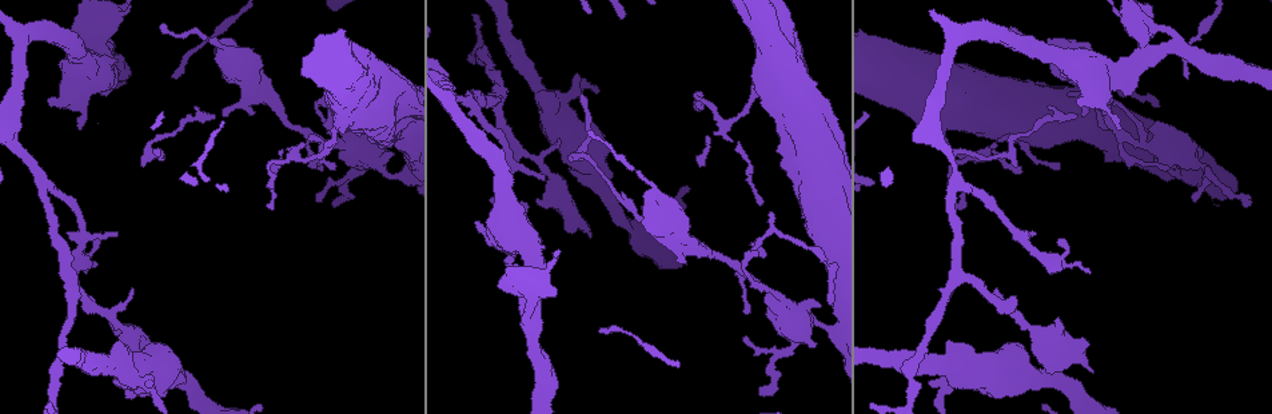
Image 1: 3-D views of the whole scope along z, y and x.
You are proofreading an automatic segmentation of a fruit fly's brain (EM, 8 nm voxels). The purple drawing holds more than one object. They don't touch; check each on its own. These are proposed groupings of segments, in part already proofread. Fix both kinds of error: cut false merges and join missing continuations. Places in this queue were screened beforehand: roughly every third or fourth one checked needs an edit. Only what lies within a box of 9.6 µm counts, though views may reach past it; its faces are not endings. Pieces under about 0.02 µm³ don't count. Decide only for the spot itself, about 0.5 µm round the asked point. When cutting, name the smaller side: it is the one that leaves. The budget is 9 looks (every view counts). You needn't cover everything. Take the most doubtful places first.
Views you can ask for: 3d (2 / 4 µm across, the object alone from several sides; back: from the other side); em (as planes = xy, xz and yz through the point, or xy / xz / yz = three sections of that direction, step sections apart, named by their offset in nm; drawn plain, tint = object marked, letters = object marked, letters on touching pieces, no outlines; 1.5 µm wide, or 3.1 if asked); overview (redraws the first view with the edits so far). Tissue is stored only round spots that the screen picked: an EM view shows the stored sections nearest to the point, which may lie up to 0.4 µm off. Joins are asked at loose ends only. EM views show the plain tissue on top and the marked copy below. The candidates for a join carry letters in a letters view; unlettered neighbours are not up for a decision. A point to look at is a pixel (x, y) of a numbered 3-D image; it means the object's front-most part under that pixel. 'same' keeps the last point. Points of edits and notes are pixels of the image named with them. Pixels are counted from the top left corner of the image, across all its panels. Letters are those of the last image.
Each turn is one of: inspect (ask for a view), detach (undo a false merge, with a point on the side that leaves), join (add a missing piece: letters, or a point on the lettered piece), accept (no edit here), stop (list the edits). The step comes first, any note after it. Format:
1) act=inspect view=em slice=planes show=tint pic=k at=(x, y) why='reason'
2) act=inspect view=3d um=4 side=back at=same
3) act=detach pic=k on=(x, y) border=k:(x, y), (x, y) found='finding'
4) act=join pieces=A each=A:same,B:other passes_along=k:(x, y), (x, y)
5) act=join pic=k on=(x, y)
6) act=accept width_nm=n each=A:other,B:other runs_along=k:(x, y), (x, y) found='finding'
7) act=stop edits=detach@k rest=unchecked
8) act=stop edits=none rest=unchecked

act=inspect view=3d um=4 pic=1 at=(86, 273) why='an open end'

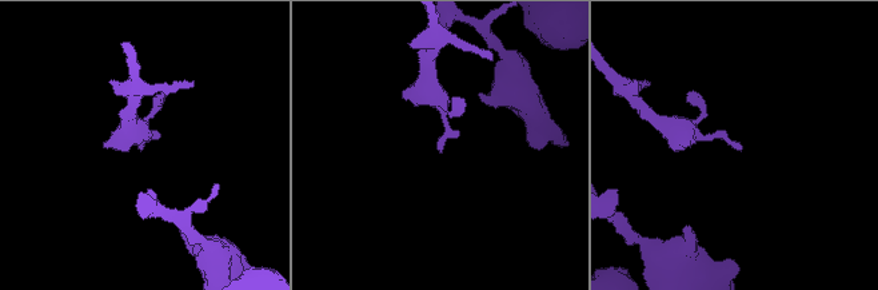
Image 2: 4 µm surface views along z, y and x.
act=inspect view=em slice=planes show=letters pic=2 at=(141, 147)

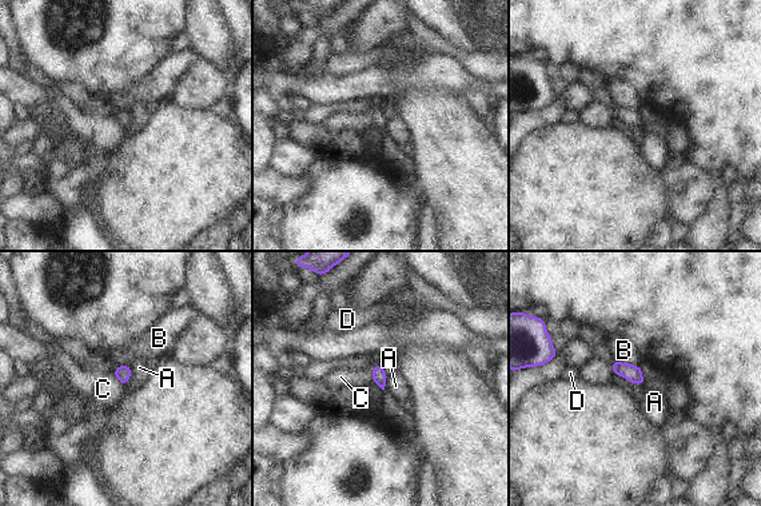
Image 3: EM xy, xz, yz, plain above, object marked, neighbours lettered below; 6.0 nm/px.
act=accept longest_contact=B:180nm each=A:other,B:other,C:other,D:other border=3:(128, 365), (131, 377), (126, 385) found='no lettered piece goes on from it'

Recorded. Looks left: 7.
act=inspect view=em slice=planes show=letters pic=1 at=(160, 25) why='tapers out'

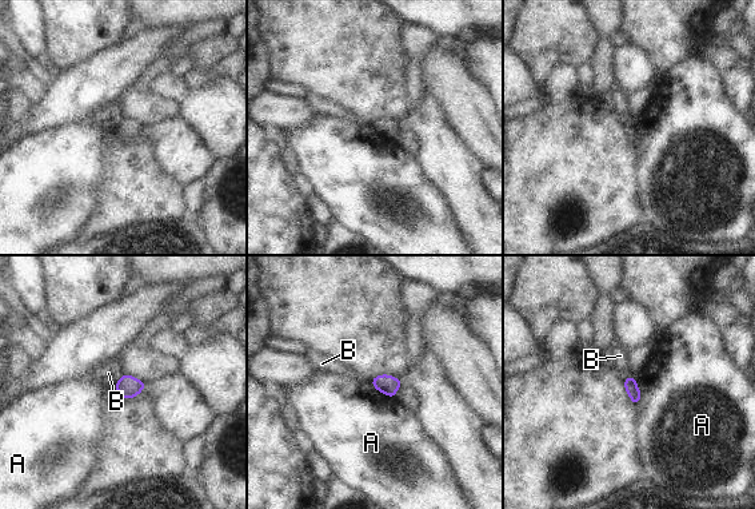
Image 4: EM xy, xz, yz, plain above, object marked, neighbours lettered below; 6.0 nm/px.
act=accept width_nm=80 each=A:other,B:other border=4:(635, 376), (640, 392), (636, 405) found='none of them fits'

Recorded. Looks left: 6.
act=inspect view=3d um=2 pic=1 at=(149, 155) why='sharp bend'

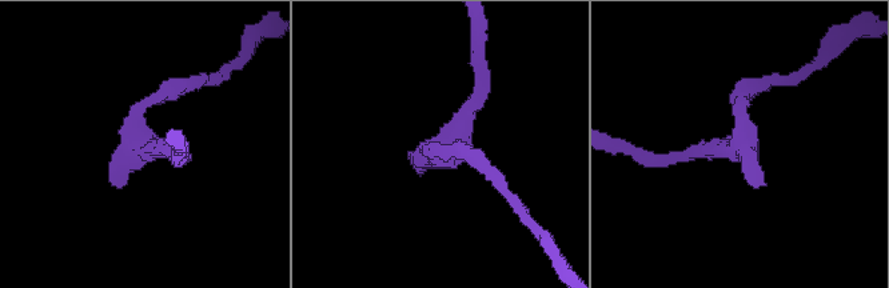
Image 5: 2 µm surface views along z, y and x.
act=inspect view=em slice=planes show=tint pic=5 at=(743, 140) why='shape alone is not enough'

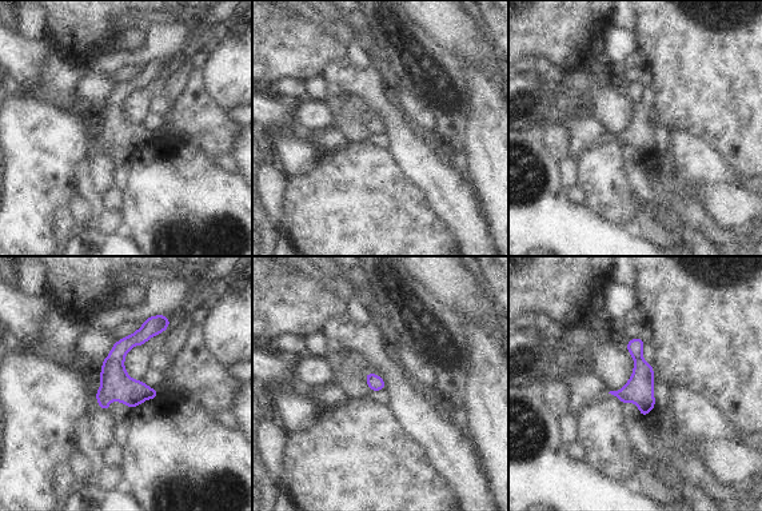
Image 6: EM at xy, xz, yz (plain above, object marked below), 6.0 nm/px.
act=inspect view=em slice=planes show=letters at=same why='what lies round it'

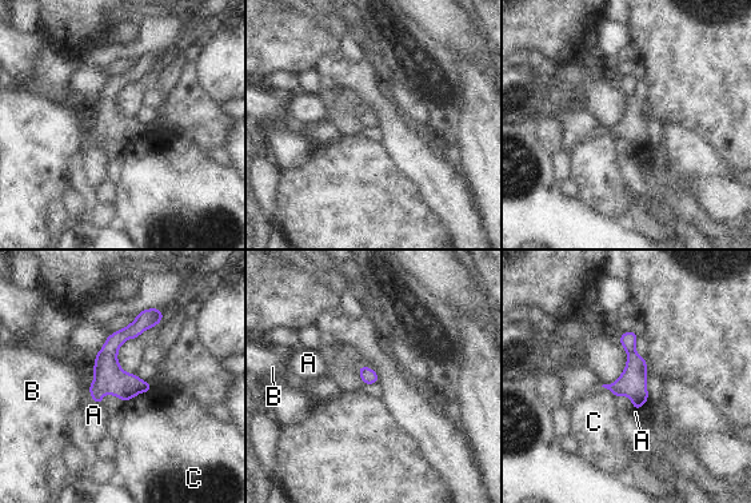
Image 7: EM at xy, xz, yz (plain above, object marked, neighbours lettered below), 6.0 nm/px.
act=accept width_nm=180 longest_contact=C:190nm each=A:other,B:other,C:other found='one neuron here'

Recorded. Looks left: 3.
act=inspect view=em slice=planes show=letters pic=1 at=(1192, 51) why='thin neck'

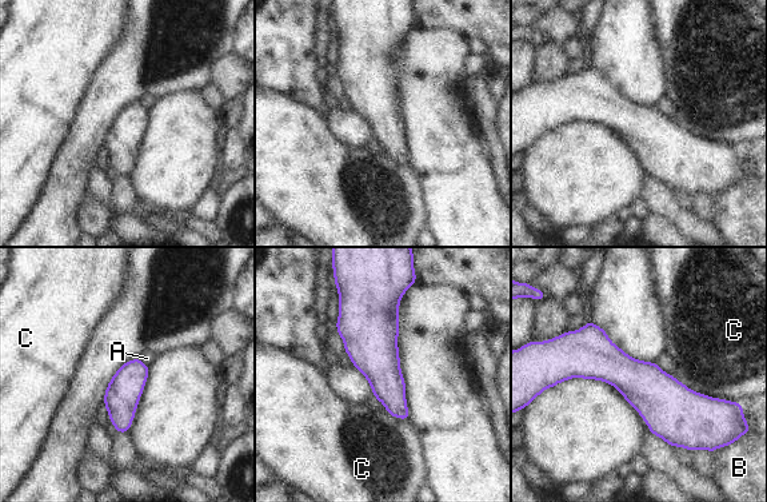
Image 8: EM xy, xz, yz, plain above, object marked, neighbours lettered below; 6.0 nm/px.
act=accept each=A:other,B:other,C:other border=8:(139, 357), (148, 366) found='continuous, no second neuron'

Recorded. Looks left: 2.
act=stop edits=none rest=unchecked

